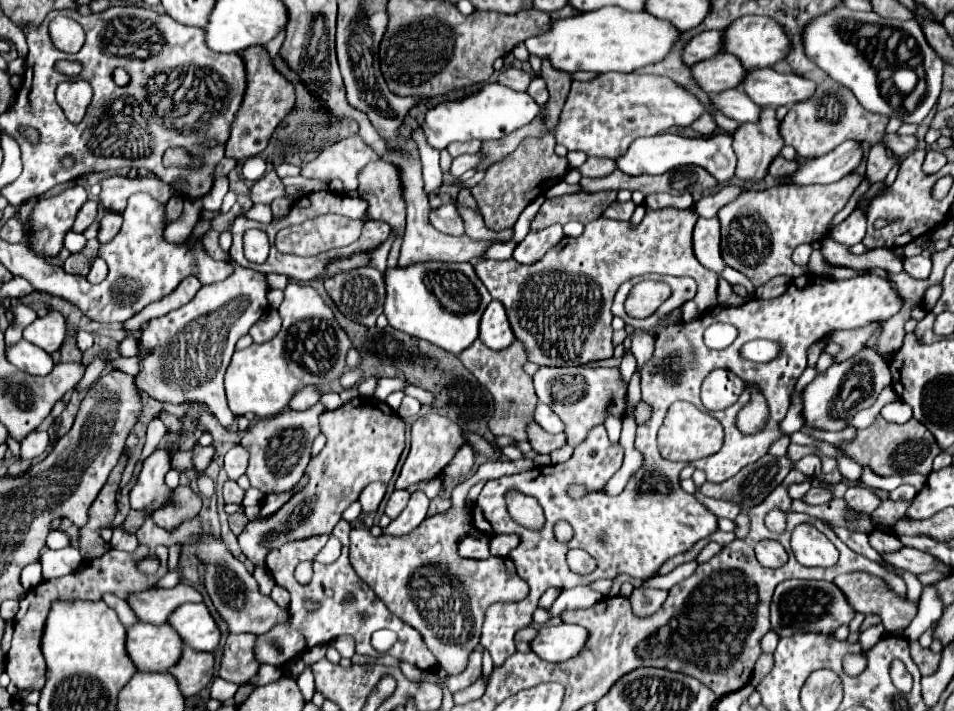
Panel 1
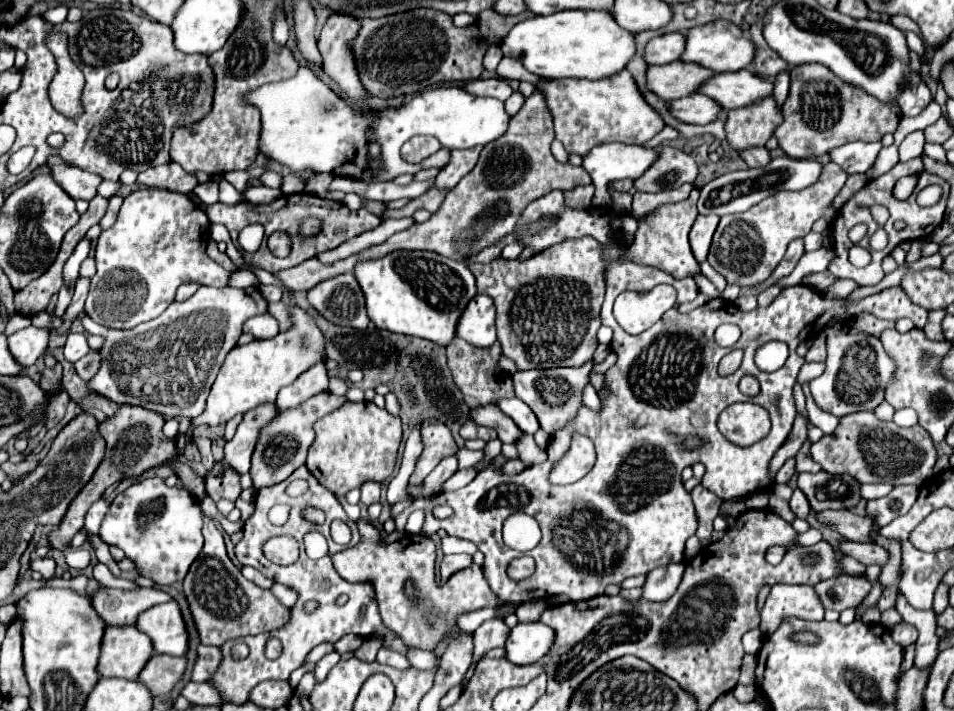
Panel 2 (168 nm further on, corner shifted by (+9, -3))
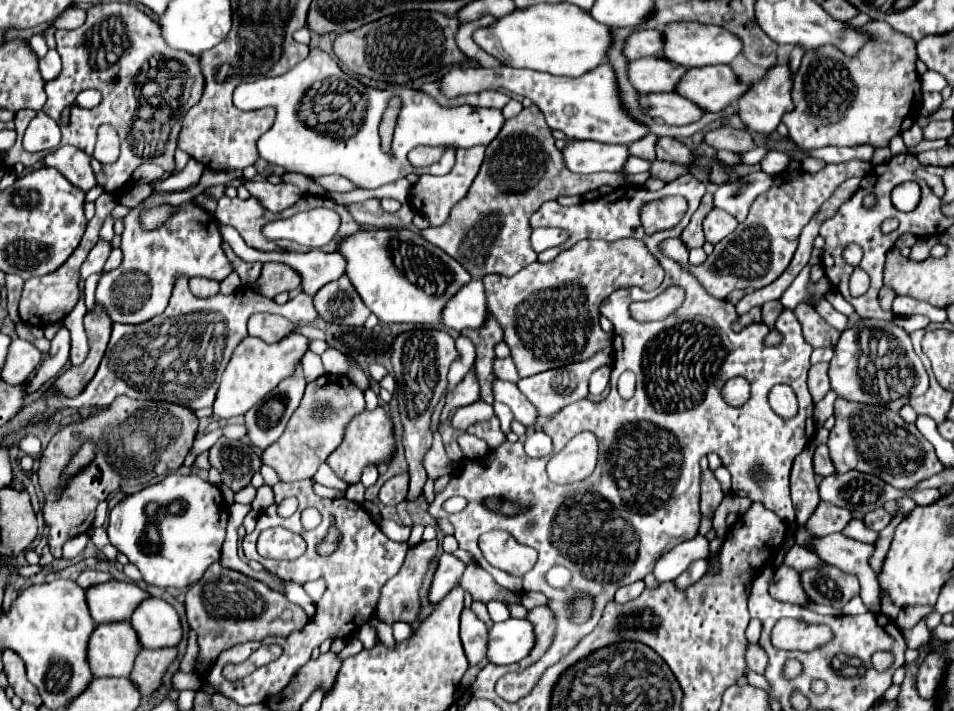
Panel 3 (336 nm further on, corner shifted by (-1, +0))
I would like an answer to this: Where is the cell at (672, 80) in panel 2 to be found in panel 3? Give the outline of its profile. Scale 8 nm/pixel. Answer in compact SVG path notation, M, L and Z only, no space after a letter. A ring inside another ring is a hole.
M643 57L629 63L629 81L639 93L673 91L679 75L685 73L681 65L671 65L661 57Z

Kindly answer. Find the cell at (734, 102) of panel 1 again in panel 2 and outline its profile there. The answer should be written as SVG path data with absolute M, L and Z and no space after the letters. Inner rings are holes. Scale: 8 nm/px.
M691 94L679 100L671 100L669 102L671 112L675 118L689 122L689 124L709 124L713 120L719 118L719 114L723 112L723 106L717 104L715 100L711 100L705 94Z

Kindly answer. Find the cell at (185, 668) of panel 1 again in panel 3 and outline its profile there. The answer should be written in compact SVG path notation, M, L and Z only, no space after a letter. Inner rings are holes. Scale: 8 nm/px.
M141 649L135 657L135 667L131 671L131 681L137 685L141 695L151 695L159 685L165 669L175 659L177 649Z

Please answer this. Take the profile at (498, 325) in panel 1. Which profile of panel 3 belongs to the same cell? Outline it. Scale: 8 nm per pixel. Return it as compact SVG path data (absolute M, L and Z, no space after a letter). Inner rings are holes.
M471 279L465 287L459 289L459 293L455 293L455 297L447 301L447 305L441 311L441 323L455 331L479 329L485 311L487 295L483 289L483 281Z

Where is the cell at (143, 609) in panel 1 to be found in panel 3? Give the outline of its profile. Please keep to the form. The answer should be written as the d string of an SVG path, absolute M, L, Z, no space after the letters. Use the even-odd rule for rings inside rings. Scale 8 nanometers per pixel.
M107 581L97 583L87 589L87 607L95 623L111 623L111 621L127 621L127 617L135 611L139 601L147 599L149 593L127 581Z

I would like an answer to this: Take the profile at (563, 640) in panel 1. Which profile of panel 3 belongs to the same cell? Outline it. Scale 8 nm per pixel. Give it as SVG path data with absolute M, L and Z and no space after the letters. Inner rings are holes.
M507 619L487 631L487 661L511 665L523 659L533 645L533 629L525 619Z

